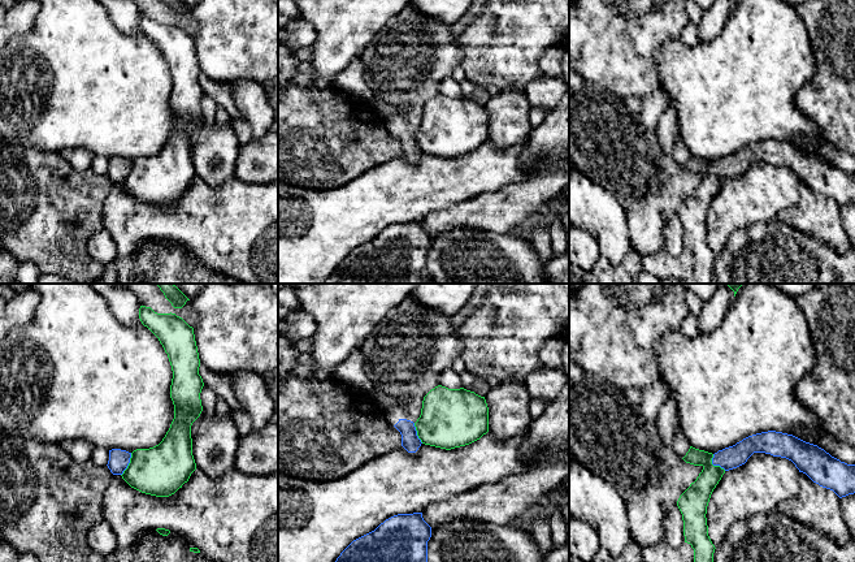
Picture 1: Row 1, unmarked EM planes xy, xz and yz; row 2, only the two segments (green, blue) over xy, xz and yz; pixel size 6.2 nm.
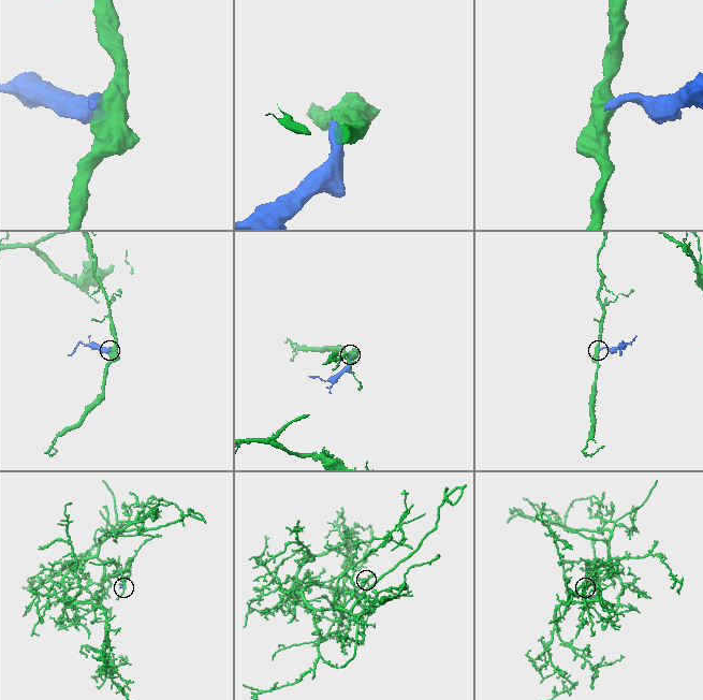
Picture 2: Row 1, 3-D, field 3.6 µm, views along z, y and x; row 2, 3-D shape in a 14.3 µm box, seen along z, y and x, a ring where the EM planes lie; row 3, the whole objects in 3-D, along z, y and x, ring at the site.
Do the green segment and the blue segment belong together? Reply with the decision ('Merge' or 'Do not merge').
Do not merge

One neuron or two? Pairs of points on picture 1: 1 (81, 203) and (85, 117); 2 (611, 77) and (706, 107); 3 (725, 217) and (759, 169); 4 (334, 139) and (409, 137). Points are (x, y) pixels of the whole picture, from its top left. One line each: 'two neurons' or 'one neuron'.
1: two neurons
2: two neurons
3: one neuron
4: two neurons

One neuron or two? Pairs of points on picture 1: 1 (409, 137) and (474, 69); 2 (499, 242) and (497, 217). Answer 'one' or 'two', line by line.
1: two
2: two

